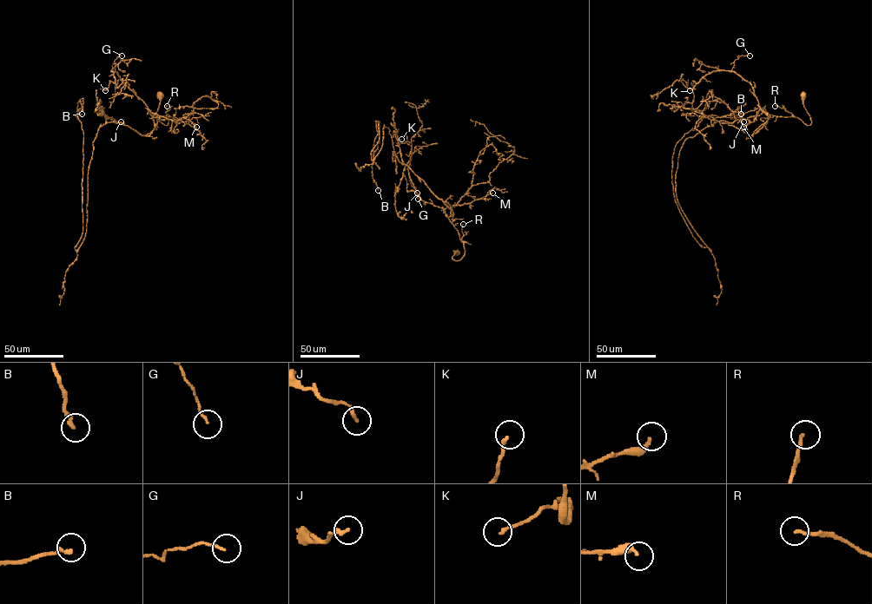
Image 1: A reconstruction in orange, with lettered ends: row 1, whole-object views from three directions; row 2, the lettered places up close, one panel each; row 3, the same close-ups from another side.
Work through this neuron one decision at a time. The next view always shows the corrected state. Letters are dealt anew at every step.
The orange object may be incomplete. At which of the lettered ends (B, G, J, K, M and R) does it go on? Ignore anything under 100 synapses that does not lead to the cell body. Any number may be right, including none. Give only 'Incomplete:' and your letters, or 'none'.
Incomplete: none

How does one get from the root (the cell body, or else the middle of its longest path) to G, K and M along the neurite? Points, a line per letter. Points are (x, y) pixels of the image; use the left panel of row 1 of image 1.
G: (160, 95), (155, 114), (160, 121), (168, 125), (168, 117), (152, 114), (117, 75), (114, 61), (122, 55)
K: (160, 95), (155, 114), (168, 125), (168, 117), (152, 114), (115, 70), (115, 82), (105, 90)
M: (160, 95), (155, 114), (160, 121), (168, 125), (168, 117), (155, 116), (148, 109), (161, 119), (196, 127)

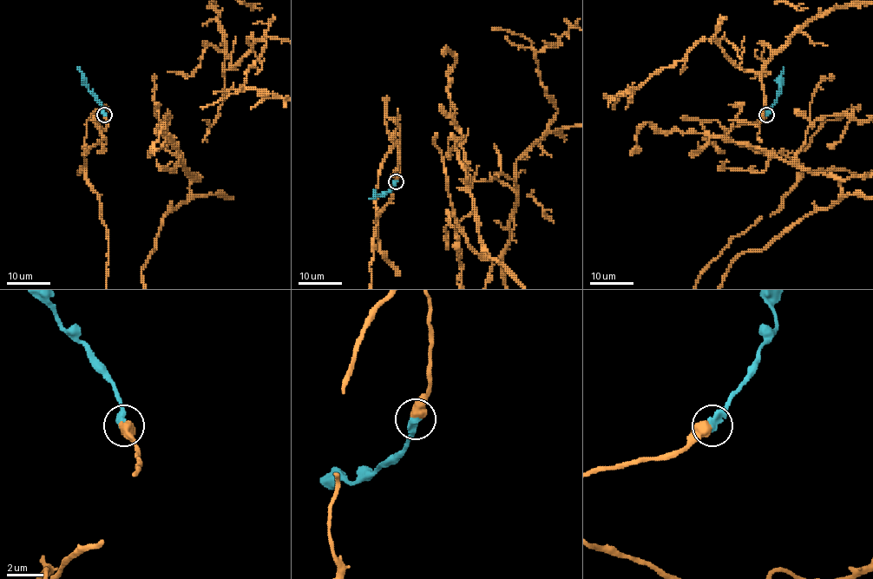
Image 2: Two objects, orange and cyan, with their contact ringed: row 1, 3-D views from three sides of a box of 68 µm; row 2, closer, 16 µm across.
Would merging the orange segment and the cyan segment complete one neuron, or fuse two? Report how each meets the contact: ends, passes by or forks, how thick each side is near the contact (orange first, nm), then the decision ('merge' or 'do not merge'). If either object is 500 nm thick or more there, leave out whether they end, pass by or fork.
650/480 nm | merge

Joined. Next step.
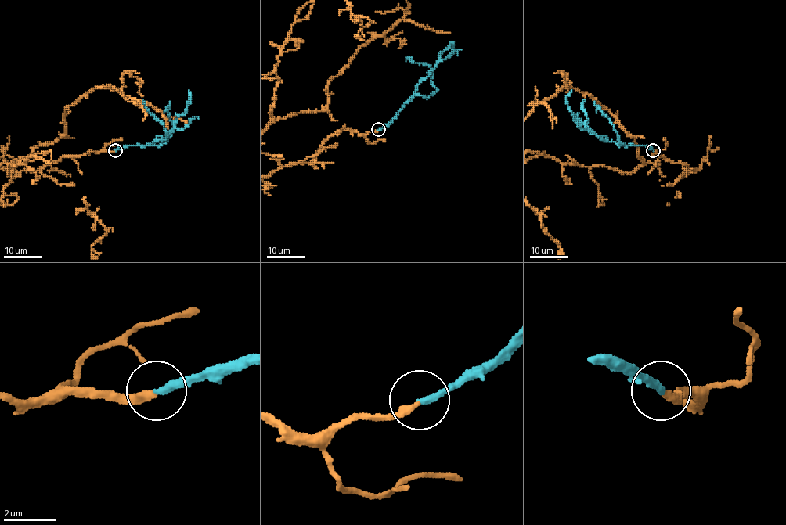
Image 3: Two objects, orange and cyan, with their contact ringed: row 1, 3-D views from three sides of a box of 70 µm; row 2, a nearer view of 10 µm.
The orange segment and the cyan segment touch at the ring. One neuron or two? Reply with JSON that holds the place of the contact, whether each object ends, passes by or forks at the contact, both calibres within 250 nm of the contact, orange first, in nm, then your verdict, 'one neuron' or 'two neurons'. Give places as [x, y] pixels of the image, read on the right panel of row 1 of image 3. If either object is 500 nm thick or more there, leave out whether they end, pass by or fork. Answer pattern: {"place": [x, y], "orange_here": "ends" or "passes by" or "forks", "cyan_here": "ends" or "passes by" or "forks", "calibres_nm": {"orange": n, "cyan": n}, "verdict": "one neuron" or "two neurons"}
{"place": [653, 150], "orange_here": "ends", "cyan_here": "ends", "calibres_nm": {"orange": 260, "cyan": 260}, "verdict": "one neuron"}

